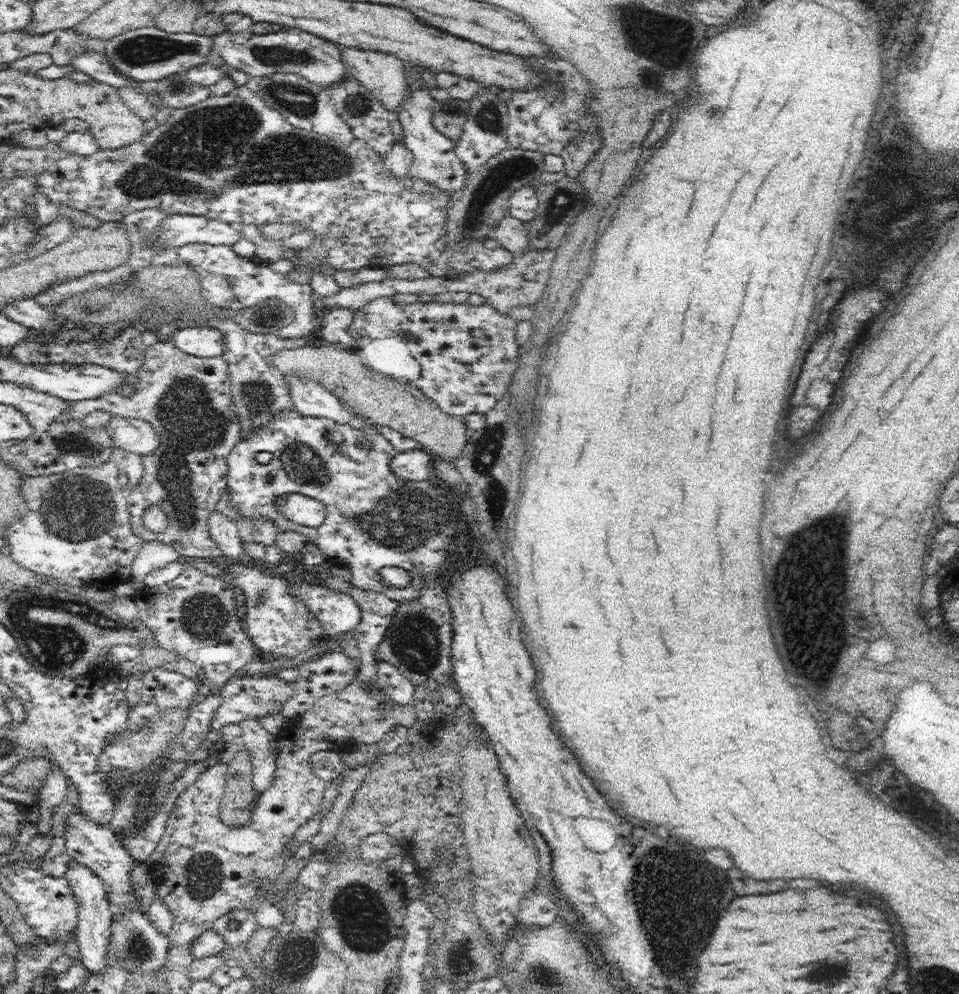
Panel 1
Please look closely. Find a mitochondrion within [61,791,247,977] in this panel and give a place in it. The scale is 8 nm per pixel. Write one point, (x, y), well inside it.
(203, 877)

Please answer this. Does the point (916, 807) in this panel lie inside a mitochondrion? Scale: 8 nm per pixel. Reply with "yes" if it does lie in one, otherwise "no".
no

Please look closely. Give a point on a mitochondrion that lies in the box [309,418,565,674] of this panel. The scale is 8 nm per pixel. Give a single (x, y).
(419, 520)

